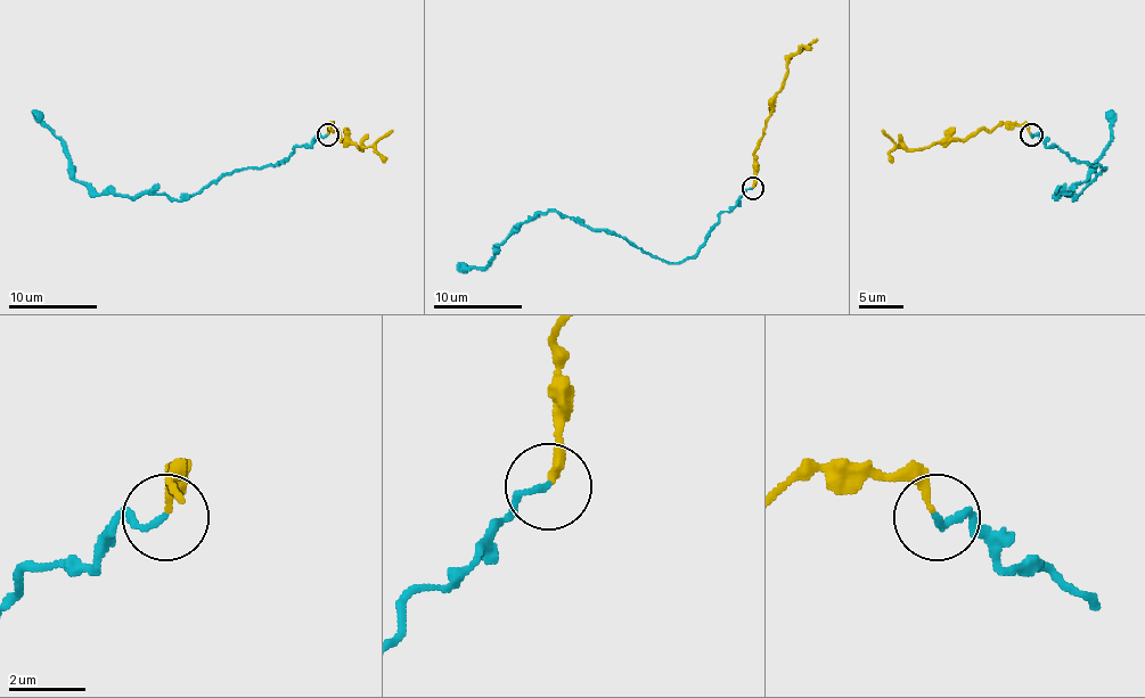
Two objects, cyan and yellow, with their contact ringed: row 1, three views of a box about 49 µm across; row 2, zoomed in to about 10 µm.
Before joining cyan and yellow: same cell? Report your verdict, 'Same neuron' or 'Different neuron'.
Same neuron

